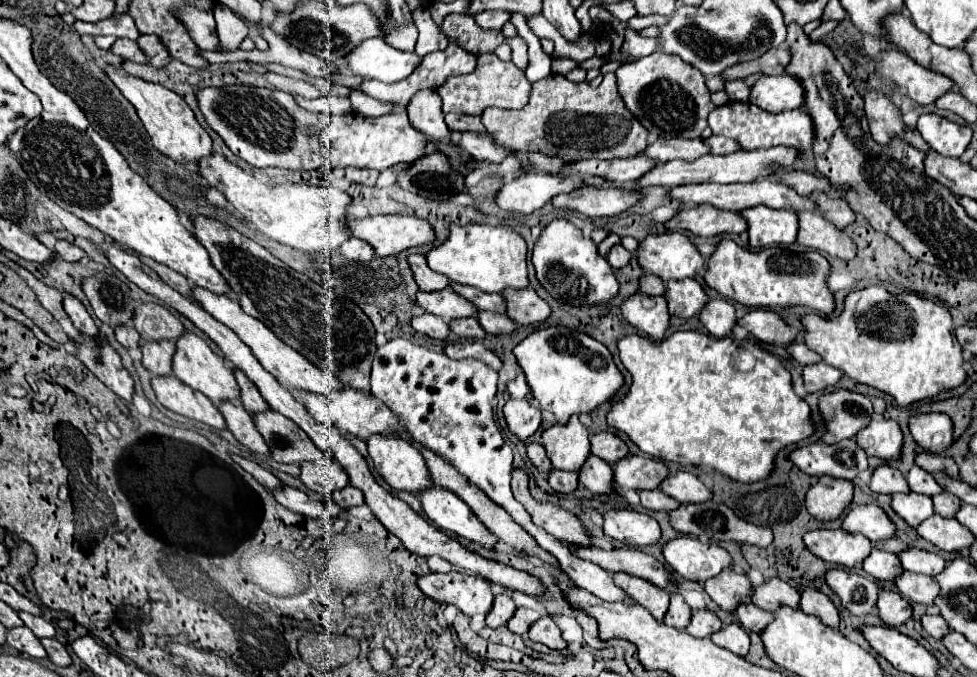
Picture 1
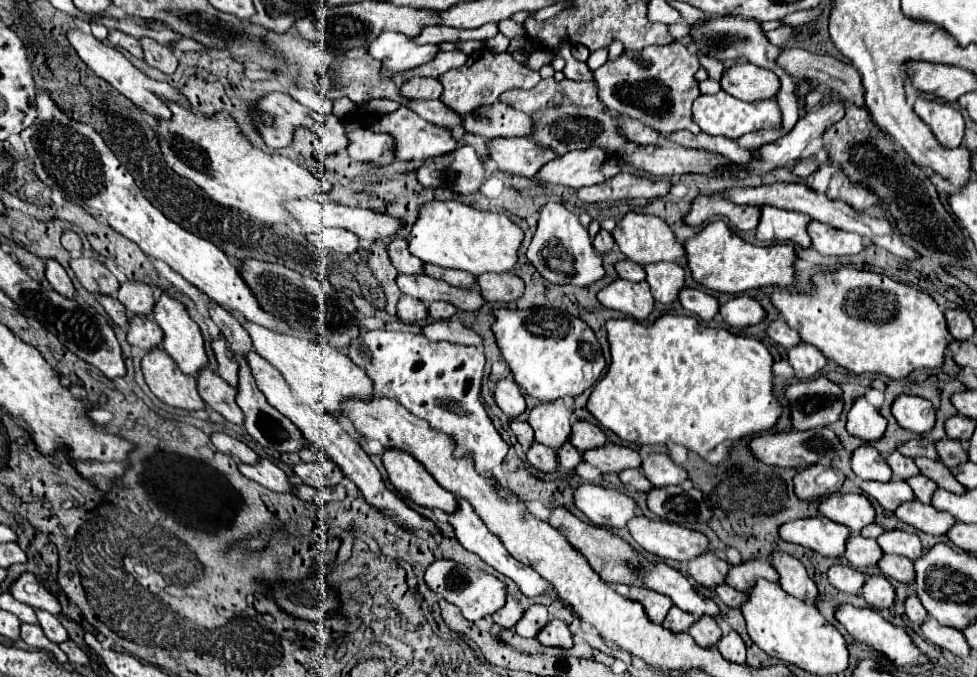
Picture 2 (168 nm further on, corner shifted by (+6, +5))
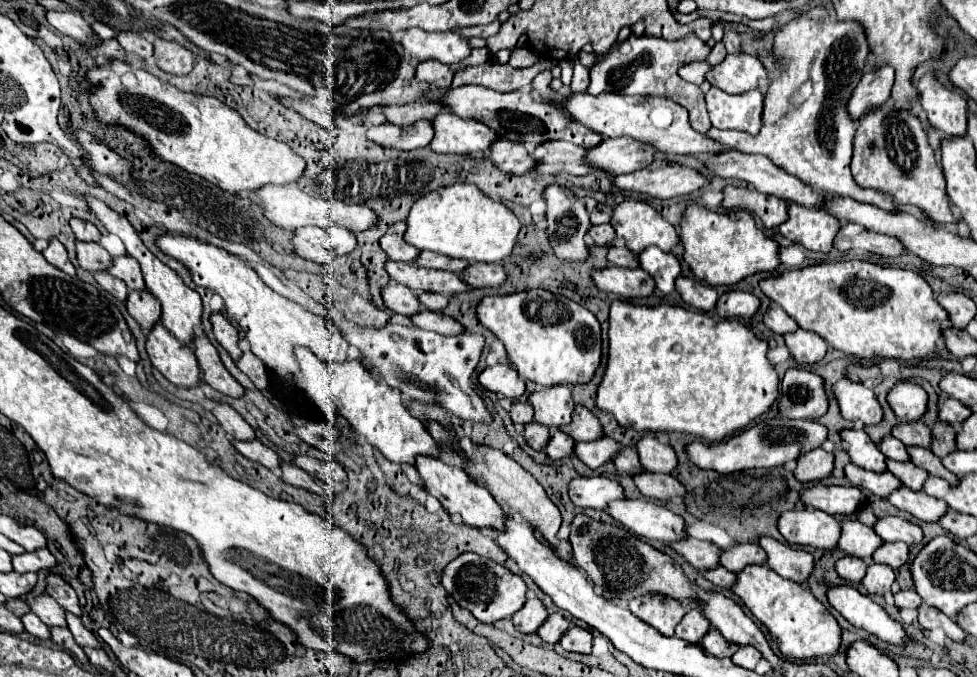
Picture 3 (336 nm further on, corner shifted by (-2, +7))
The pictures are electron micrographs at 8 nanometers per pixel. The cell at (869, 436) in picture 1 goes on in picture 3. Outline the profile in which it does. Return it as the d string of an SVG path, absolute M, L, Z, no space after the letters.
M844 376L842 380L838 380L832 386L834 398L840 406L842 418L846 420L854 420L860 418L866 426L868 424L878 424L882 420L882 408L874 396L874 392L870 388L866 388L860 382L850 380L848 376Z

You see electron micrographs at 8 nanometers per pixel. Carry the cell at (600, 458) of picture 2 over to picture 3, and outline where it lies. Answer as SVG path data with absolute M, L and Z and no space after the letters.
M598 438L592 442L576 442L574 444L574 454L588 466L588 468L600 468L608 460L614 458L618 452L620 444L614 442L612 438Z

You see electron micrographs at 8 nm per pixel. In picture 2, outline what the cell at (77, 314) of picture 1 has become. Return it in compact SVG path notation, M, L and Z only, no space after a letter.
M54 260L46 262L46 278L50 282L50 286L54 290L58 290L58 294L66 296L66 298L76 298L76 290L72 286L72 280L68 278L66 270L62 270L62 266Z

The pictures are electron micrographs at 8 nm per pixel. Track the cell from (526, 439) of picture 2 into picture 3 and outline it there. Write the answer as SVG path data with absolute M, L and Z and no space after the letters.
M514 400L514 406L512 406L512 422L514 424L530 424L532 416L534 416L534 410L530 408L528 402Z

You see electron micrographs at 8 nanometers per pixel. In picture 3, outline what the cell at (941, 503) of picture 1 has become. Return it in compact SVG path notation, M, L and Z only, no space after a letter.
M886 460L886 468L910 490L922 490L922 484L928 476L926 470L914 466L912 462L896 462L896 460Z

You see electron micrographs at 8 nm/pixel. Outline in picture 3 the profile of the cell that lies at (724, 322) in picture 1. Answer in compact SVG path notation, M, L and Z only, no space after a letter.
M678 276L676 290L686 304L690 304L692 308L704 310L704 312L714 310L716 300L718 300L718 292L712 286L706 286L702 282L698 282L694 278L686 278L686 276Z

